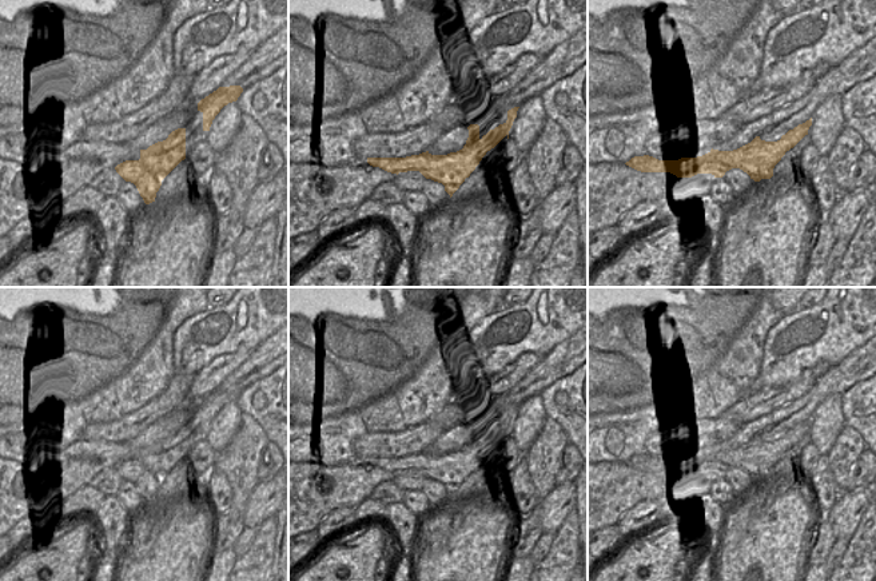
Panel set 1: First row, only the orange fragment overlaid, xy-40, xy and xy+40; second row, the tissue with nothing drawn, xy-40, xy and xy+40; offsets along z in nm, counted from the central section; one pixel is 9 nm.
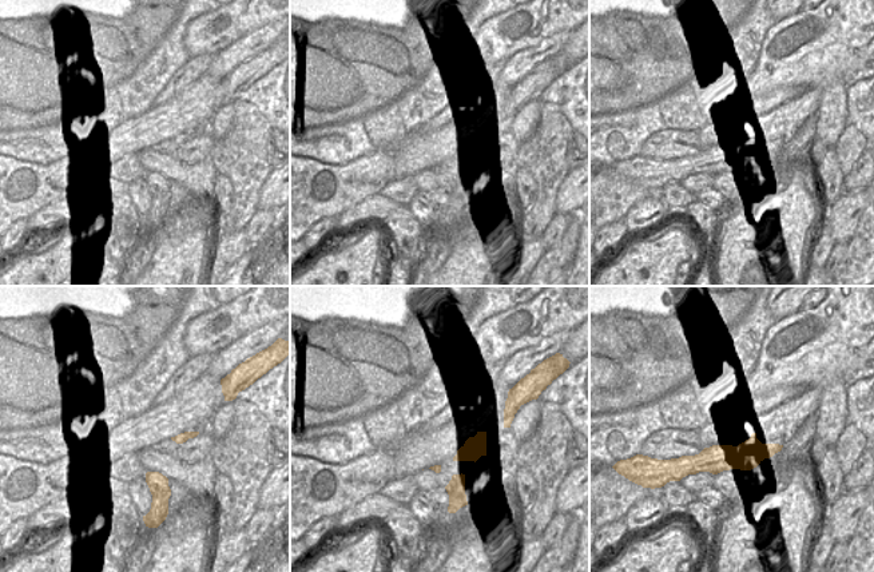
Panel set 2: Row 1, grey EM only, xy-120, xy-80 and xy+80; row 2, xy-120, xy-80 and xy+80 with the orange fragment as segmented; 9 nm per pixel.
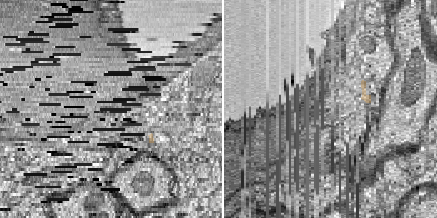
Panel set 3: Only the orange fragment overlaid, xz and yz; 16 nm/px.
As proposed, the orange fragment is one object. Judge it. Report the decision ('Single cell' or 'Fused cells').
Single cell.

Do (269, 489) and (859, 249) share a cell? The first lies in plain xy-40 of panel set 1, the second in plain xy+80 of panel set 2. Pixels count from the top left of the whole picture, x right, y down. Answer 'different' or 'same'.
different

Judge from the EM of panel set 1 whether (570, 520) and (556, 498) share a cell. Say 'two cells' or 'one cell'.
two cells

